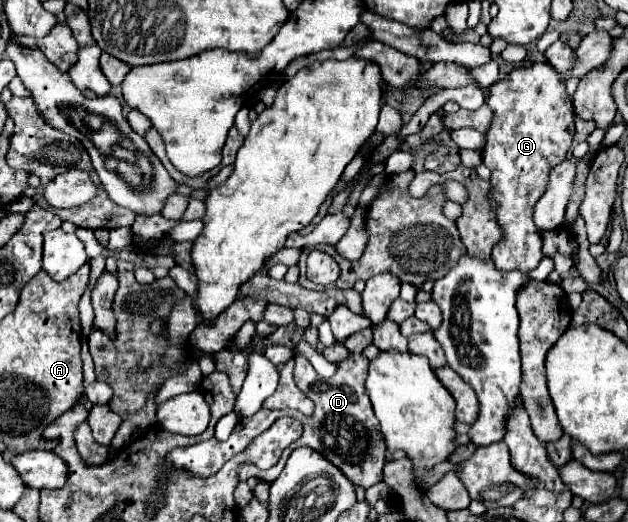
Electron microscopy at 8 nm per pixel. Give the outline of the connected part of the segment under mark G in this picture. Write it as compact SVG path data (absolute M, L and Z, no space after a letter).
M546 62L514 68L504 80L498 80L490 86L490 92L486 96L486 104L490 104L494 118L488 128L488 142L482 148L482 160L490 168L490 184L492 184L492 196L498 204L496 208L496 222L502 228L500 242L492 248L492 258L496 268L502 270L532 270L536 264L544 258L542 254L542 236L538 236L538 230L532 222L532 210L538 198L544 194L548 184L548 174L554 168L554 164L562 164L566 160L566 154L572 144L574 136L574 110L572 100L566 94L564 84L558 80L558 72L550 68Z

